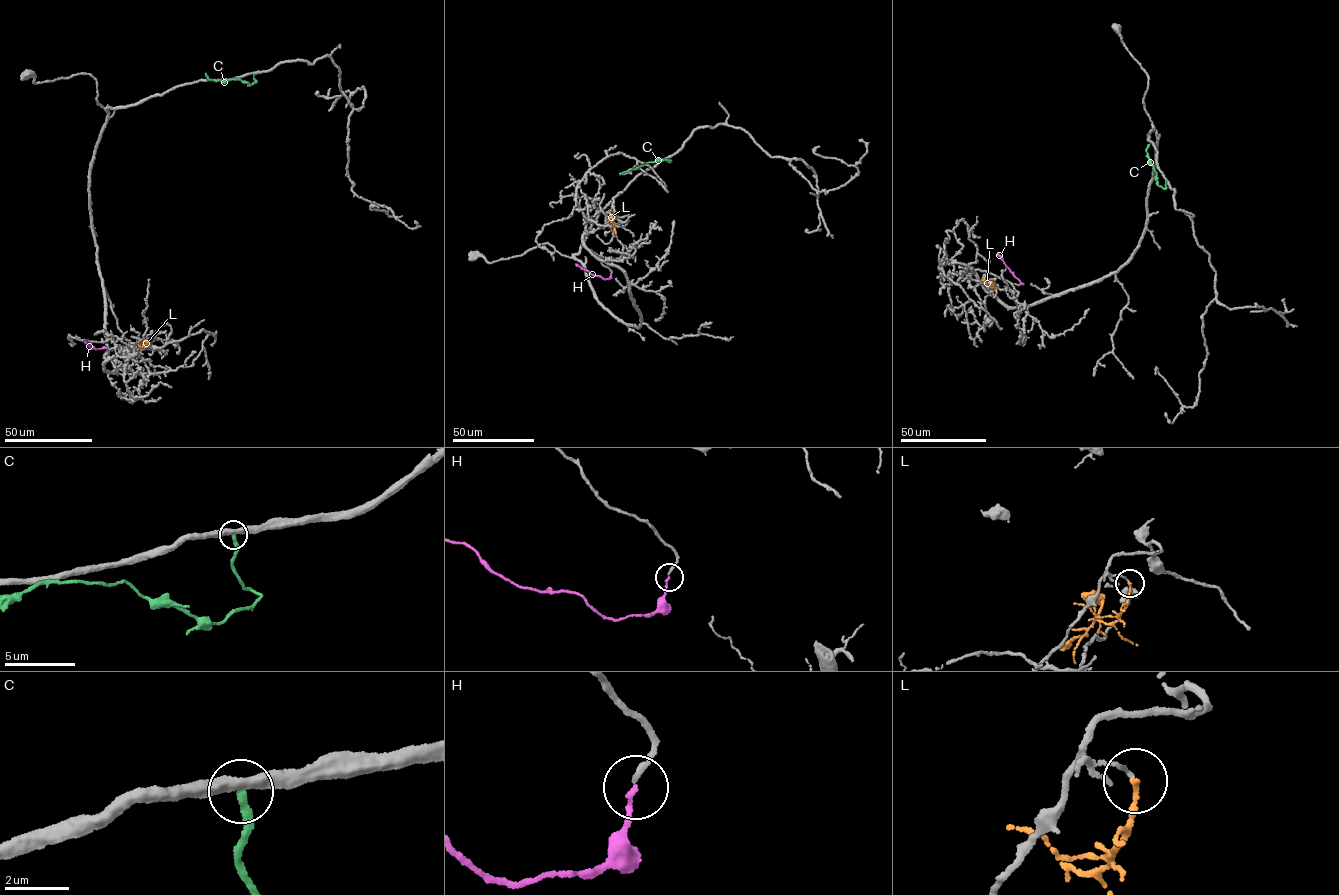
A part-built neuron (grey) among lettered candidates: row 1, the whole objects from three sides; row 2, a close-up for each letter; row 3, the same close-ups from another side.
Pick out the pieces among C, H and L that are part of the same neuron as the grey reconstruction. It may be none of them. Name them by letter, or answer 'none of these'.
H

